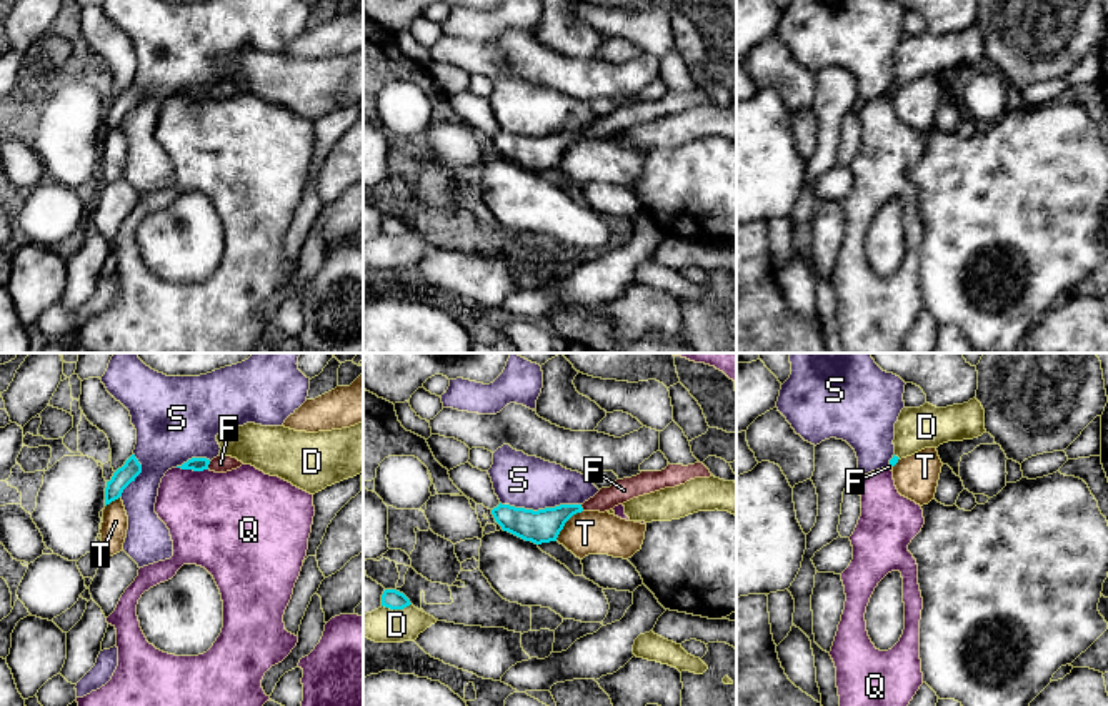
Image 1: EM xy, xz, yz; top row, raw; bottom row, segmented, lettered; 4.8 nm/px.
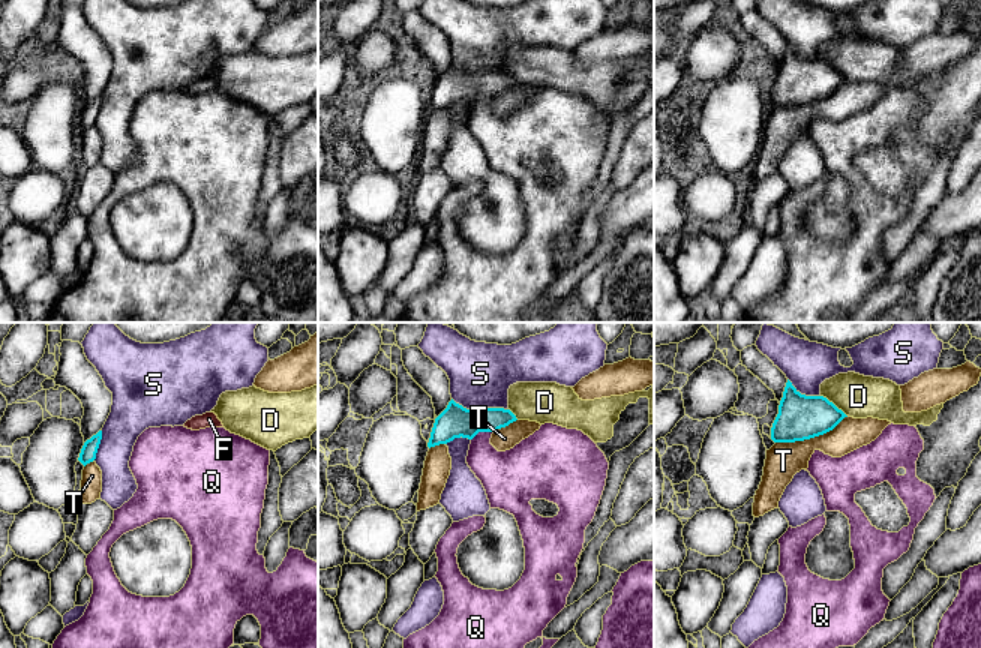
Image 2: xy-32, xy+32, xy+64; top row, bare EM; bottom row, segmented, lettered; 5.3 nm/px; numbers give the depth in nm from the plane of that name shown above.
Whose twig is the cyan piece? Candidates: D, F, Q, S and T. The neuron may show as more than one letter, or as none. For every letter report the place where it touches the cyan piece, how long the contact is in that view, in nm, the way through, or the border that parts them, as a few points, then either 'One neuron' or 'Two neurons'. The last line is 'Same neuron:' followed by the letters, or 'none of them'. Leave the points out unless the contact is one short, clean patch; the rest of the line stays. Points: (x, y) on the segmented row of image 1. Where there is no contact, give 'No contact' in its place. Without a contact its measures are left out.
D: Touches cyan at xz (395, 608). Shared border 140 nm. Two neurons
F: Touches cyan at xy (209, 463). Shared border 40 nm. Path across: xy (195, 463), (209, 463), (220, 463). One neuron
Q: Touches cyan at xy (192, 468). Shared border 150 nm. Boundary: xy (177, 467), (207, 470). Two neurons
S: Touches cyan at xz (540, 510). Shared border 400 nm. Two neurons
T: Touches cyan at xz (565, 522). Shared border 200 nm. Two neurons
Same neuron: F

